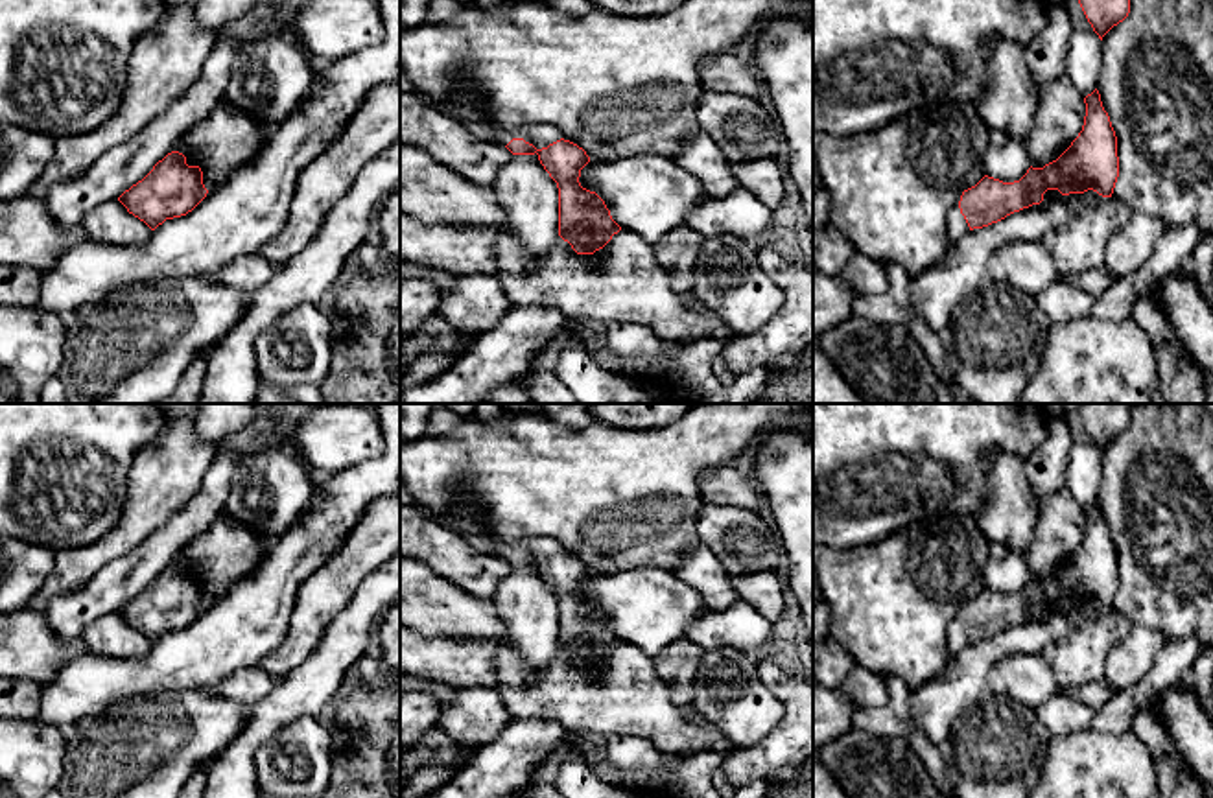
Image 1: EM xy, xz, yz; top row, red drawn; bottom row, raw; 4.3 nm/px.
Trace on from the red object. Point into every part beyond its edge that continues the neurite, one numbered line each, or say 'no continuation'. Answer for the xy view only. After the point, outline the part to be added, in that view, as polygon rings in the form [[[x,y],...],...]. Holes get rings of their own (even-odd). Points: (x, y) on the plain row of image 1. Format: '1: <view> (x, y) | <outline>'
no continuation

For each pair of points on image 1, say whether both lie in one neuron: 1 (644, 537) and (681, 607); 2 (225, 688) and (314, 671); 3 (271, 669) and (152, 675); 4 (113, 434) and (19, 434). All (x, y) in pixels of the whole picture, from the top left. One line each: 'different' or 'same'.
1: different
2: different
3: different
4: same

